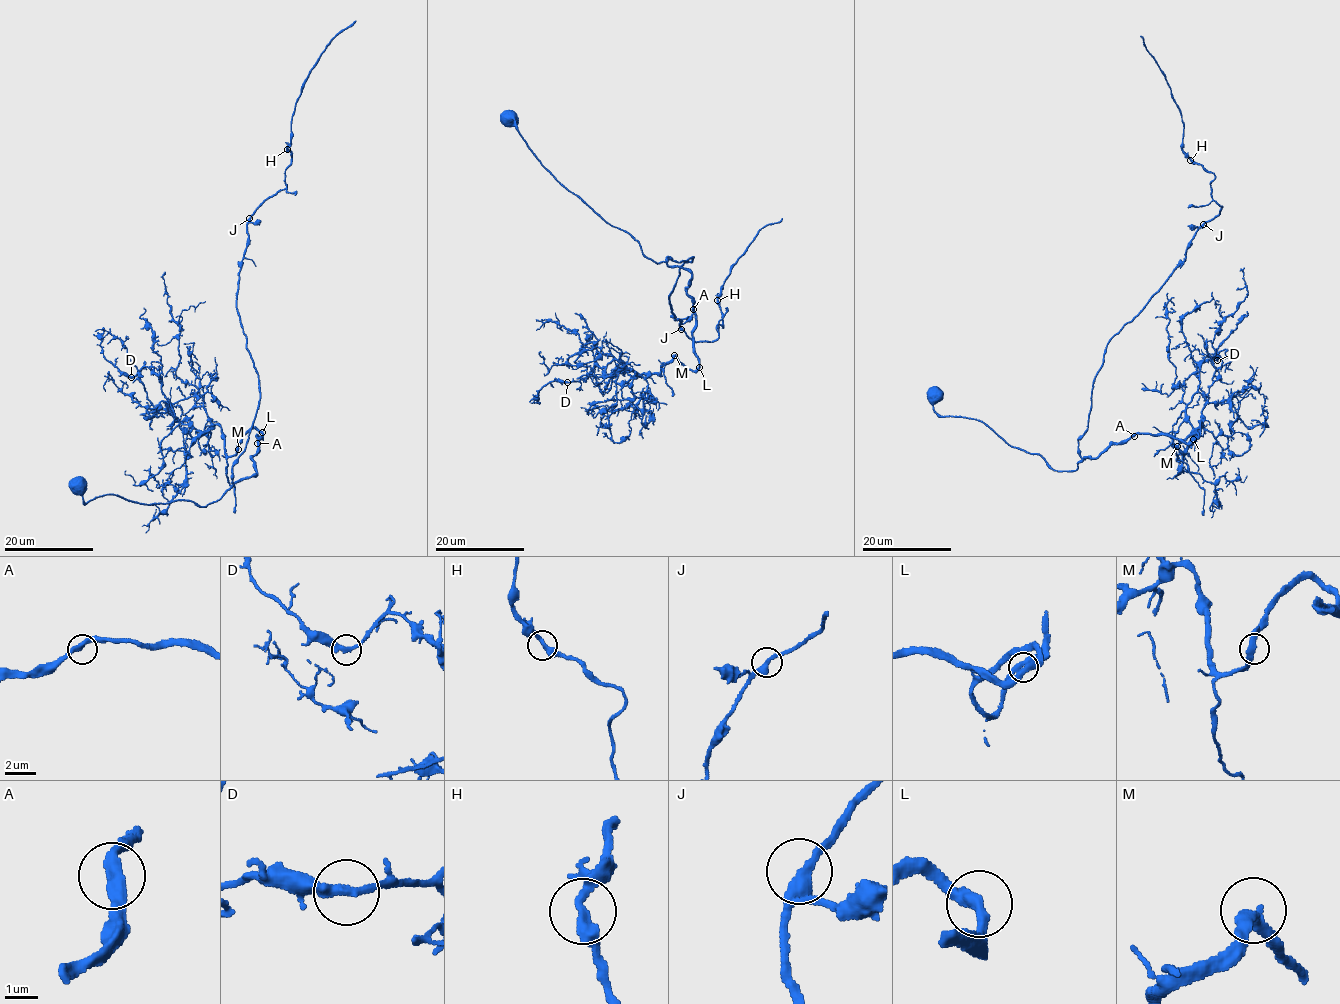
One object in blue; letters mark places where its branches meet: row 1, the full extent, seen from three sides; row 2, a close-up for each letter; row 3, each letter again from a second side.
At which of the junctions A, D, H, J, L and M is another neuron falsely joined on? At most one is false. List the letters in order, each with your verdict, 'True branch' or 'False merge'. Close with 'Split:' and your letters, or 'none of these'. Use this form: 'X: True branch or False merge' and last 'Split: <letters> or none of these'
A: True branch
D: True branch
H: True branch
J: True branch
L: True branch
M: True branch
Split: none of these

